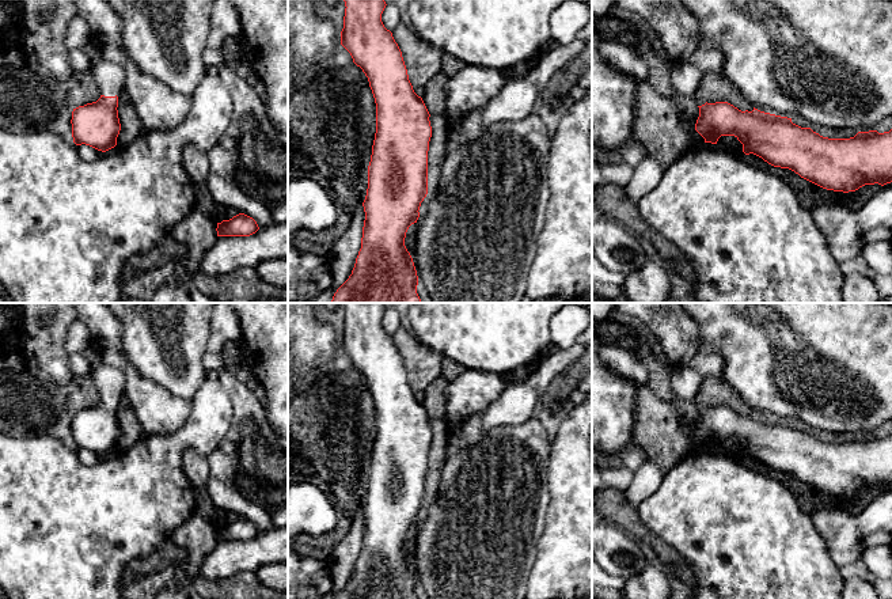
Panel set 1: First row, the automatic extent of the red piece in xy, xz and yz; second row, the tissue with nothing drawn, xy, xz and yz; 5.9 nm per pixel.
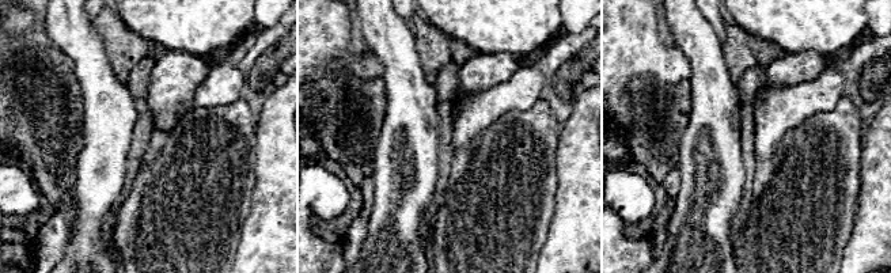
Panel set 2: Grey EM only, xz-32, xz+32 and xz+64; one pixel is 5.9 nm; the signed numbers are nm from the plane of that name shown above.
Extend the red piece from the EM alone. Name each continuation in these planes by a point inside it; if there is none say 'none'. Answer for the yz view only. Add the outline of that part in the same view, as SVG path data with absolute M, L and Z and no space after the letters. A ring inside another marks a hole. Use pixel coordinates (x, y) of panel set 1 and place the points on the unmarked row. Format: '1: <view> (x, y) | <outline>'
none

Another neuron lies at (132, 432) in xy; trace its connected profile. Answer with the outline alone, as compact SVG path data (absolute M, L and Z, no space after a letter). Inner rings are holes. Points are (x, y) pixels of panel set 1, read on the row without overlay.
M118 405L118 422L121 428L121 435L117 441L117 450L126 450L137 444L144 436L145 432L133 412L132 406L122 407Z

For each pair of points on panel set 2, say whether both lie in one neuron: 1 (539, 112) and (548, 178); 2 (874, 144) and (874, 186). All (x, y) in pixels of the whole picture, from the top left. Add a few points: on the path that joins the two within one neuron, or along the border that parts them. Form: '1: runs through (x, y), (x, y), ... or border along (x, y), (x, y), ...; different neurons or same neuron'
1: runs through (539, 128), (539, 162); same neuron
2: runs through (874, 155), (874, 175); same neuron

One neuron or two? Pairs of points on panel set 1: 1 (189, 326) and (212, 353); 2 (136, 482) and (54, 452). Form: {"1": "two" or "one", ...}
{"1": "two", "2": "one"}

